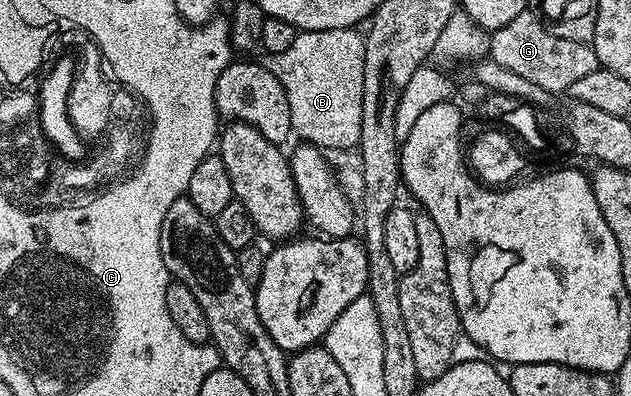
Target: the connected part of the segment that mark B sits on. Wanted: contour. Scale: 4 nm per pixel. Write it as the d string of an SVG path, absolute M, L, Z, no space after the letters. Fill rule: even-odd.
M355 28L327 29L326 31L301 30L286 50L265 54L262 63L286 91L290 107L293 134L319 148L355 148L361 137L362 75L365 73L364 37Z

